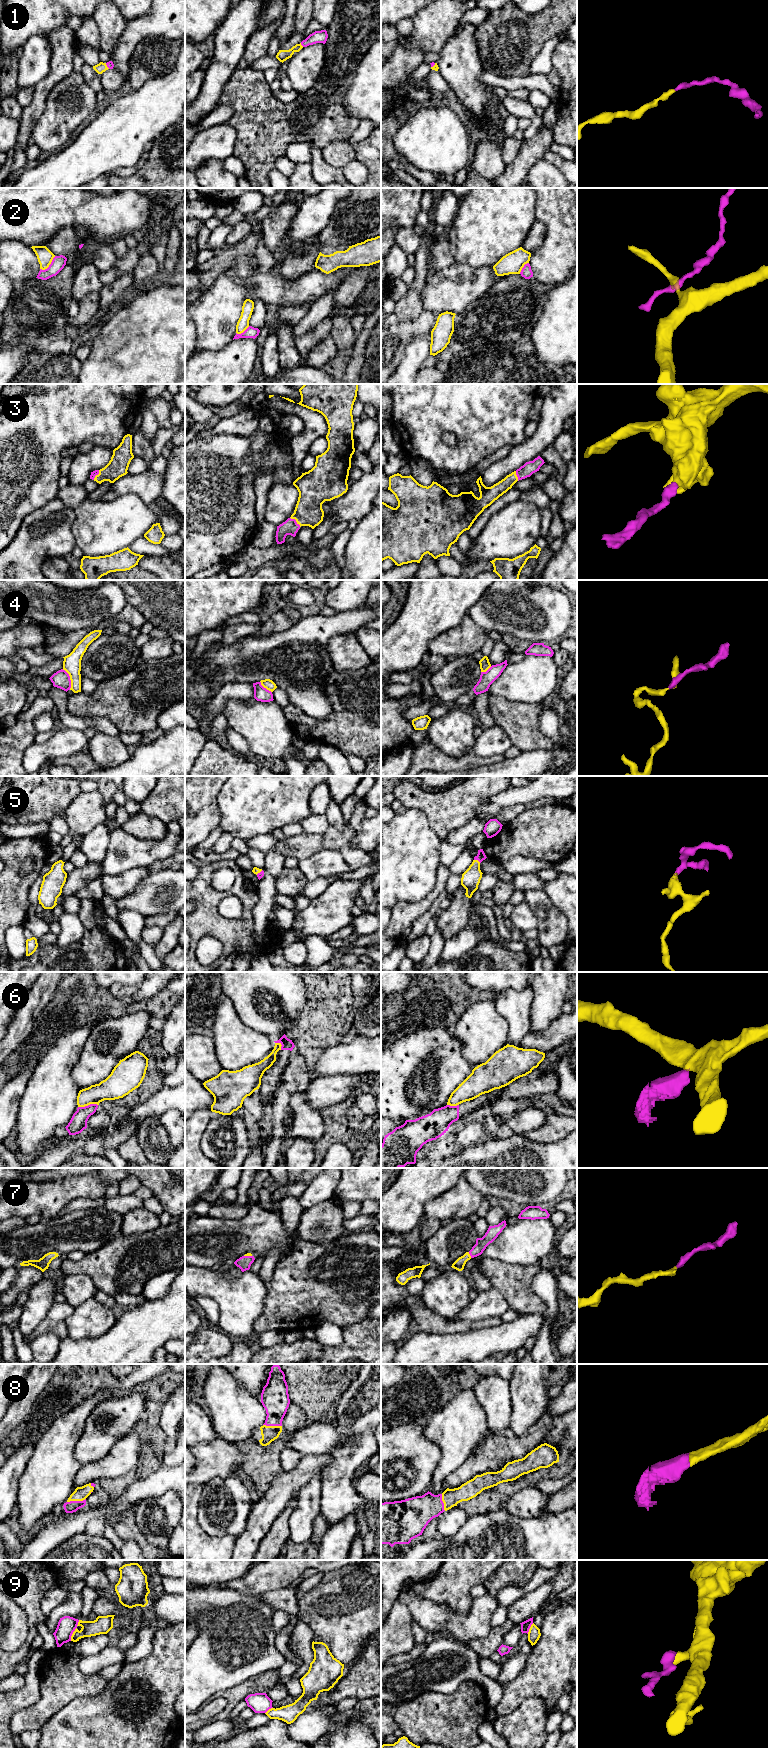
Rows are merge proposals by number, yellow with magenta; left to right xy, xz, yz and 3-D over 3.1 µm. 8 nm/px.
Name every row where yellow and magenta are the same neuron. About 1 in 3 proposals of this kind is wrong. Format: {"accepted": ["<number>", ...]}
{"accepted": ["1", "3", "5", "7", "8"]}

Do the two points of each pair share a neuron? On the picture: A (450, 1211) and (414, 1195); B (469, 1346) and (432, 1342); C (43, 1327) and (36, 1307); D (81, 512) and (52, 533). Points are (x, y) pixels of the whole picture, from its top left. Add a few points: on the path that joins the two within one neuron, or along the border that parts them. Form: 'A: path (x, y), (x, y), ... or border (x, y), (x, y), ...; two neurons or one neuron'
A: border (449, 1189), (425, 1204), (424, 1215); two neurons
B: path (460, 1346), (441, 1346); one neuron
C: border (46, 1317), (32, 1332), (24, 1337); two neurons
D: border (73, 510), (75, 540); two neurons

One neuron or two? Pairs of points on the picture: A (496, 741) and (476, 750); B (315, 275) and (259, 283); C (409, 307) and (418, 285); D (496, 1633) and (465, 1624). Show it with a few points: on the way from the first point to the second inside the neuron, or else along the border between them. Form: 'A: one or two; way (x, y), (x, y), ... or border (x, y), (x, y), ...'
A: one; way (491, 742), (481, 748)
B: one; way (301, 286), (273, 286)
C: one; way (411, 302), (415, 290)
D: two; border (493, 1627), (487, 1636), (469, 1641)

